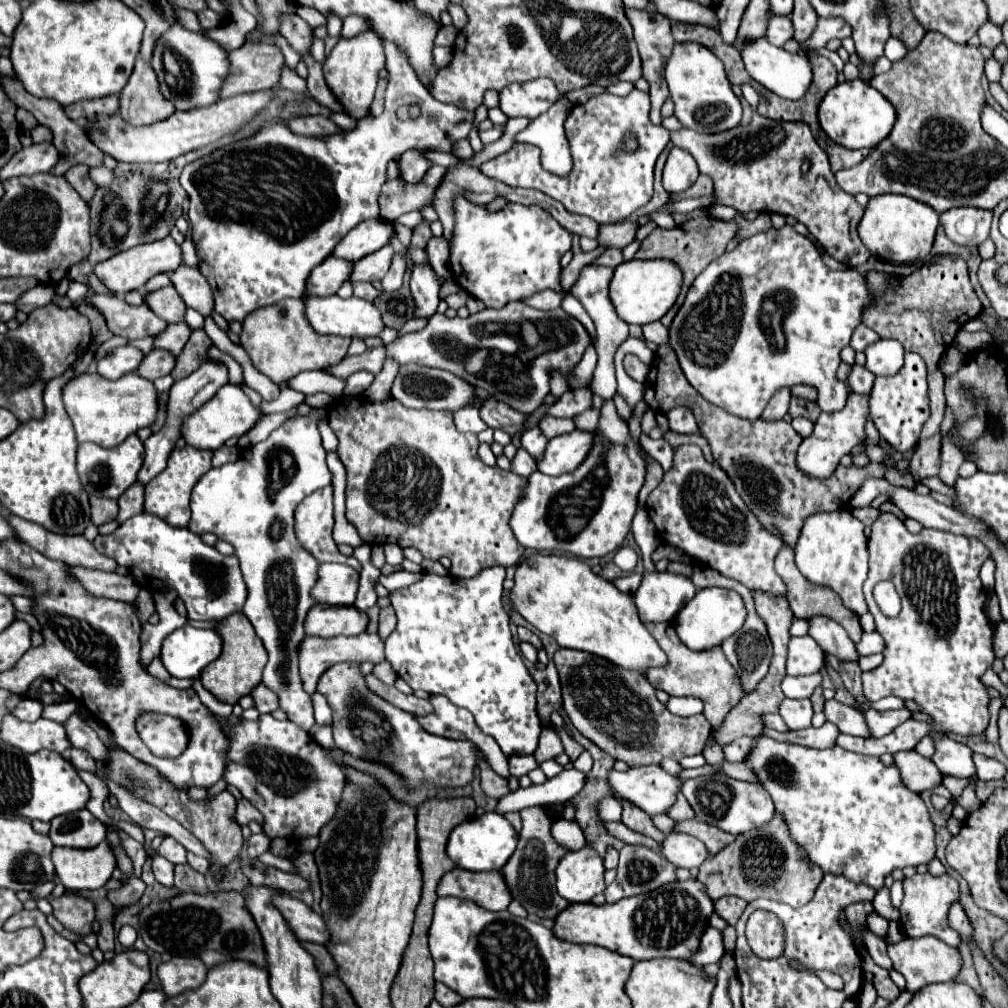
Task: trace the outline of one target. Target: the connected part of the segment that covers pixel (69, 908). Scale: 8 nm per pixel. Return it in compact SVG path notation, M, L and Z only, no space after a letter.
M66 892L58 898L54 896L48 896L46 898L52 908L54 908L54 918L66 926L68 930L76 932L76 934L90 934L90 924L94 920L94 912L96 912L96 906L92 904L92 900L88 898L82 898L78 892Z

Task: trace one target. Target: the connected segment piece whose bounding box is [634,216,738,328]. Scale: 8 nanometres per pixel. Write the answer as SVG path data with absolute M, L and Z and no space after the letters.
M698 216L698 218L690 218L686 220L684 224L672 228L672 230L664 230L664 228L654 228L646 240L642 240L638 252L634 254L634 258L668 258L668 260L674 260L680 268L682 268L682 274L684 274L684 284L682 284L682 292L676 300L676 304L668 310L668 314L660 320L666 328L670 328L678 308L682 306L684 302L684 296L688 292L688 288L692 286L694 278L716 258L720 256L720 252L726 250L726 244L736 236L738 232L738 224L736 222L722 222L722 220L716 220L716 218L710 218L710 216Z

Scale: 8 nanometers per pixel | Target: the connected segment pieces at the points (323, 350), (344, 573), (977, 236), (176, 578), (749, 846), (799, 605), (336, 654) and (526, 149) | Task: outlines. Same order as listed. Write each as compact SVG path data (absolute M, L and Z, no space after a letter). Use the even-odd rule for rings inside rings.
M284 298L244 318L240 346L248 352L258 372L266 374L274 384L282 384L304 370L324 370L326 366L340 364L350 340L344 340L344 336L320 336L304 316L304 302L300 298Z
M322 564L312 596L322 604L352 606L358 592L358 578L358 572L346 564Z
M952 208L940 214L940 224L952 242L972 248L988 238L992 212L982 208Z
M138 514L116 528L114 534L96 536L94 546L104 556L128 568L140 588L158 592L172 588L184 600L190 620L222 620L242 612L248 596L236 556L224 556L188 528L174 528L152 514Z
M774 812L774 818L764 824L764 828L744 832L736 836L736 840L722 852L708 856L700 866L698 880L706 886L706 892L712 900L723 896L742 896L744 900L770 898L792 908L800 908L812 900L822 876L824 872L820 872L820 868L816 868L816 864L804 856L804 848L800 848L800 844L788 836L784 818Z
M784 546L784 548L780 550L780 554L776 556L776 572L780 574L780 578L784 580L784 584L786 584L786 588L788 588L786 598L788 598L788 602L790 602L790 608L792 608L794 616L798 616L798 618L812 618L814 614L830 616L832 620L836 620L838 624L844 626L844 630L848 632L848 636L850 636L852 642L858 642L858 640L860 640L860 636L862 636L862 626L860 626L860 622L858 622L858 616L856 616L852 610L848 610L844 604L840 604L840 596L838 596L836 592L832 592L832 588L820 586L820 584L812 584L810 580L806 580L806 578L800 574L798 566L794 564L794 550L792 550L790 546Z
M360 634L360 636L336 636L336 638L318 638L318 636L304 636L300 642L300 678L304 684L304 692L312 696L316 692L316 682L322 676L324 670L328 670L336 662L346 662L346 660L356 660L356 662L382 662L384 658L384 640L378 634Z
M634 88L628 96L600 94L586 104L574 106L564 122L566 138L572 154L572 172L564 178L546 172L540 164L540 150L532 144L514 144L508 152L488 160L480 166L480 172L488 178L500 180L508 186L534 188L564 204L568 212L594 218L598 224L612 224L634 210L648 204L652 198L654 164L658 154L670 142L670 132L664 126L650 124L650 96ZM626 132L634 132L638 138L638 150L628 156L614 156L620 140Z

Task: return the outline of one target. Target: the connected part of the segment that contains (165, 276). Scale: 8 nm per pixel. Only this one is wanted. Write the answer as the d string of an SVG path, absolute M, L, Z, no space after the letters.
M160 273L150 278L146 283L147 293L171 284L170 276L171 273Z

